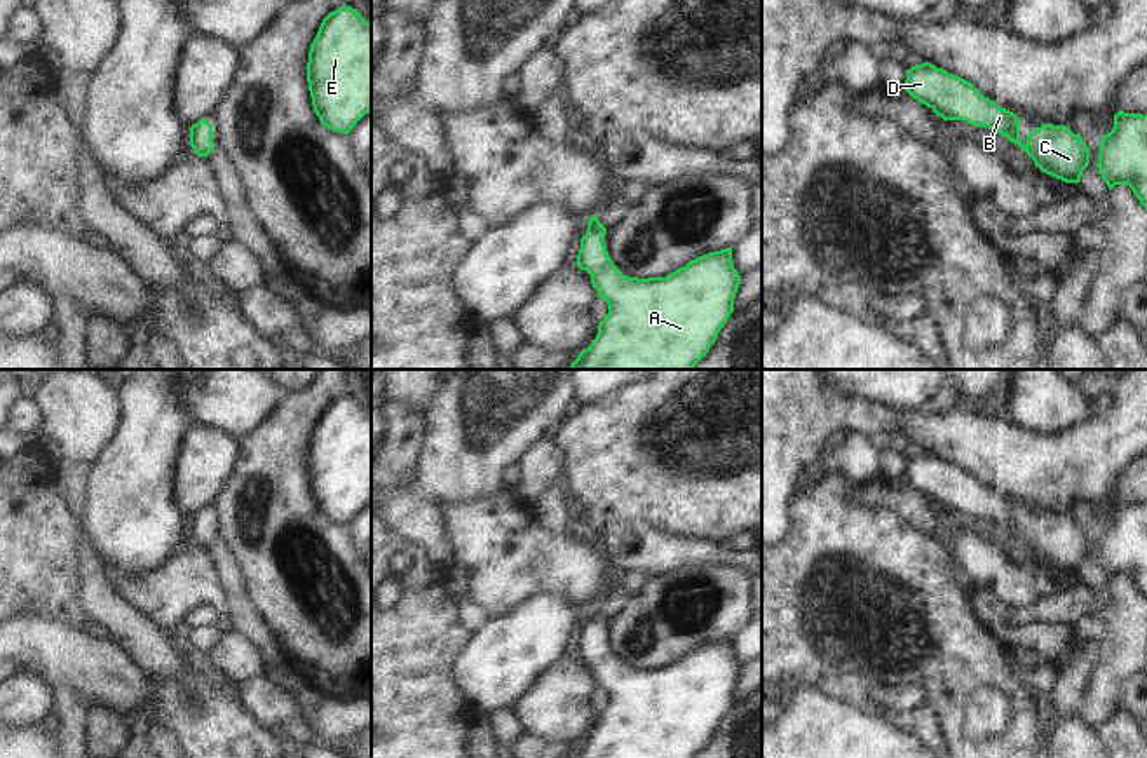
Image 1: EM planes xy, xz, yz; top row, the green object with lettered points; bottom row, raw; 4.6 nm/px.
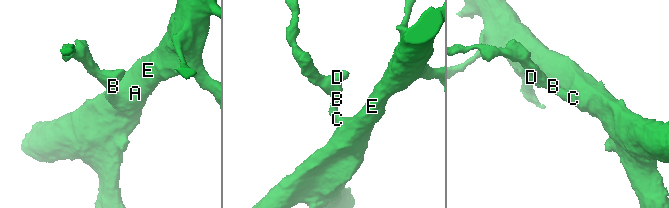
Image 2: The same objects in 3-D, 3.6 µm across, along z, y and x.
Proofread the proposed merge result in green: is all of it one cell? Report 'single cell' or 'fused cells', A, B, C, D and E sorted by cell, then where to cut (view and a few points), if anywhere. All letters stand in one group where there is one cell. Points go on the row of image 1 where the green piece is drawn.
single cell | A B C D E | no cut

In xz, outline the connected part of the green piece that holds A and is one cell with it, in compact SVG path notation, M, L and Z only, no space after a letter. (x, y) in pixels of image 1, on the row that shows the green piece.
M589 218L577 267L591 275L608 314L570 369L694 369L730 314L741 284L732 247L702 254L666 277L628 277L603 244L607 228Z

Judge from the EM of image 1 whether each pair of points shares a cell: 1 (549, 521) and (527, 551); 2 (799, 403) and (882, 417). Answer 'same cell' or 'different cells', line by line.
1: different cells
2: same cell

